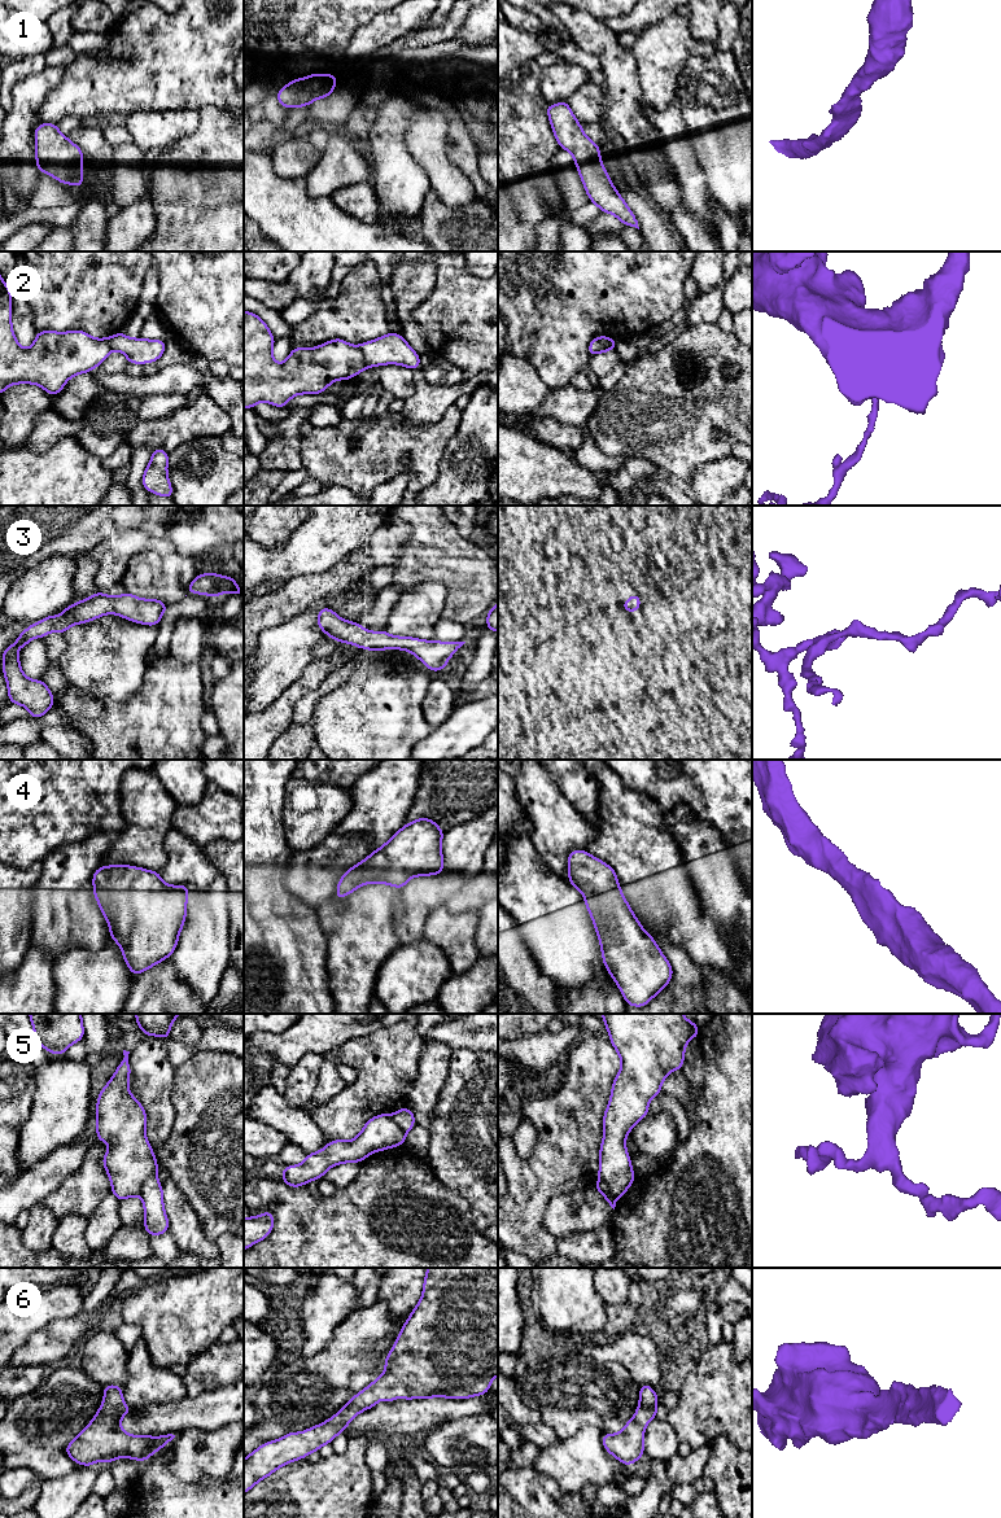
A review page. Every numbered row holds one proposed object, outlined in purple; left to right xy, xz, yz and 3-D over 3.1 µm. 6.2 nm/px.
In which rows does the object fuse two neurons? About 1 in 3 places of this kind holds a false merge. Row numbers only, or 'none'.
2, 5

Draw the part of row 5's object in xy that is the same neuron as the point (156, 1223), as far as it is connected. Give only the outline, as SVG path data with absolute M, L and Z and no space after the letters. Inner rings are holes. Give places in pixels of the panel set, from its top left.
M156 1174L141 1185L140 1198L144 1206L144 1229L149 1235L161 1235L169 1232L169 1219L163 1207L163 1190Z

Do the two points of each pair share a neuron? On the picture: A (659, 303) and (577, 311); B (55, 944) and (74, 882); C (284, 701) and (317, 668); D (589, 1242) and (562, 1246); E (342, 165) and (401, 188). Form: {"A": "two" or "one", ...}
{"A": "one", "B": "one", "C": "one", "D": "one", "E": "two"}

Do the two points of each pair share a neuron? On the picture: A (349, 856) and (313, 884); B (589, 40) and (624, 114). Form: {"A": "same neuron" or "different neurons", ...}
{"A": "same neuron", "B": "same neuron"}

